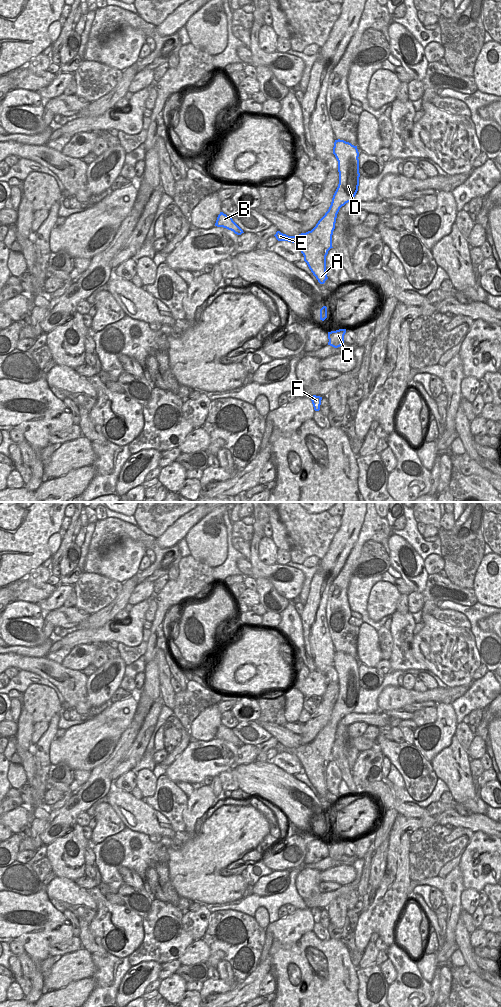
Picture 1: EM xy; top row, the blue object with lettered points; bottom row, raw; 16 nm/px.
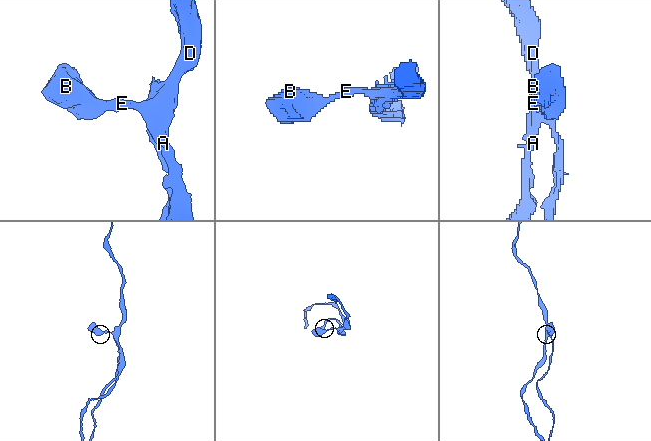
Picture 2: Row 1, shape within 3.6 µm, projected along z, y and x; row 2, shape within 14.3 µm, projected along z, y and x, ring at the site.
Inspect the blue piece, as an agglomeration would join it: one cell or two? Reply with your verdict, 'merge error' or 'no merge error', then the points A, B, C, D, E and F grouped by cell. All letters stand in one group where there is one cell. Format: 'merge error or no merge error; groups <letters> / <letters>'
merge error; groups A C D / B E F

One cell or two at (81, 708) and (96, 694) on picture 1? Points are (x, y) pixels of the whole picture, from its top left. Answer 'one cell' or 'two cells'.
one cell

